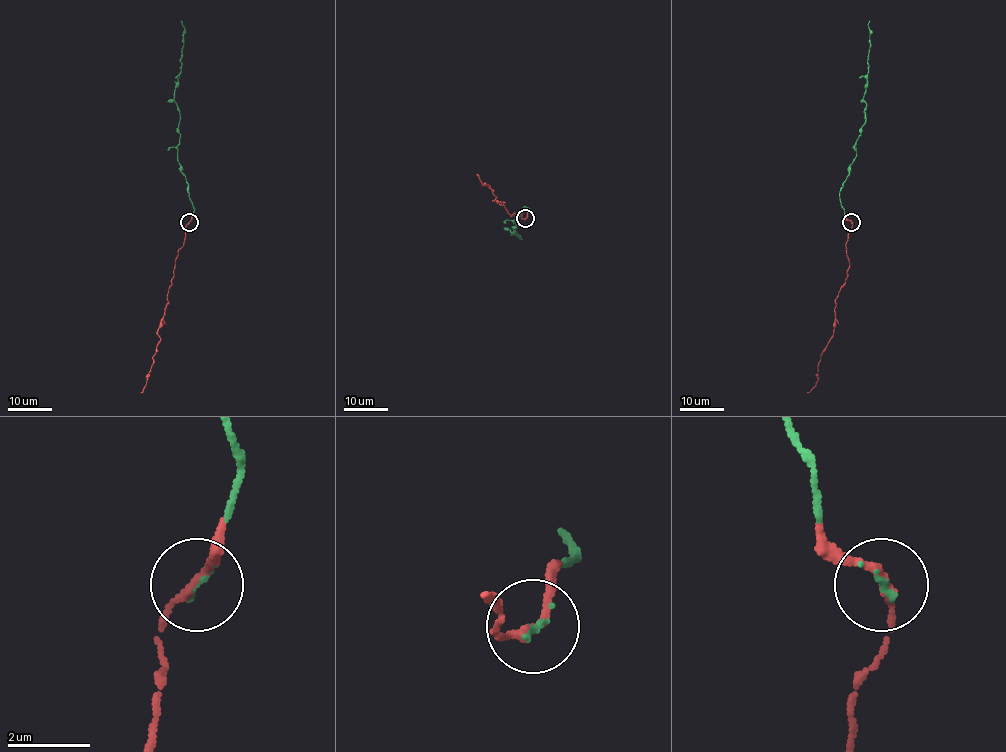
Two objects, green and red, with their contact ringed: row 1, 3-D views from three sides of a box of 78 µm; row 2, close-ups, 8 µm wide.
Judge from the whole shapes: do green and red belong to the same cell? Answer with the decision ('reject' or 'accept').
accept

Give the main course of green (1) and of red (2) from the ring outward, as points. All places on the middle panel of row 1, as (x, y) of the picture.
1: (526, 218), (530, 211), (525, 206), (514, 220), (516, 233), (510, 230), (520, 236), (517, 237)
2: (526, 218), (519, 213), (511, 216), (476, 174)

